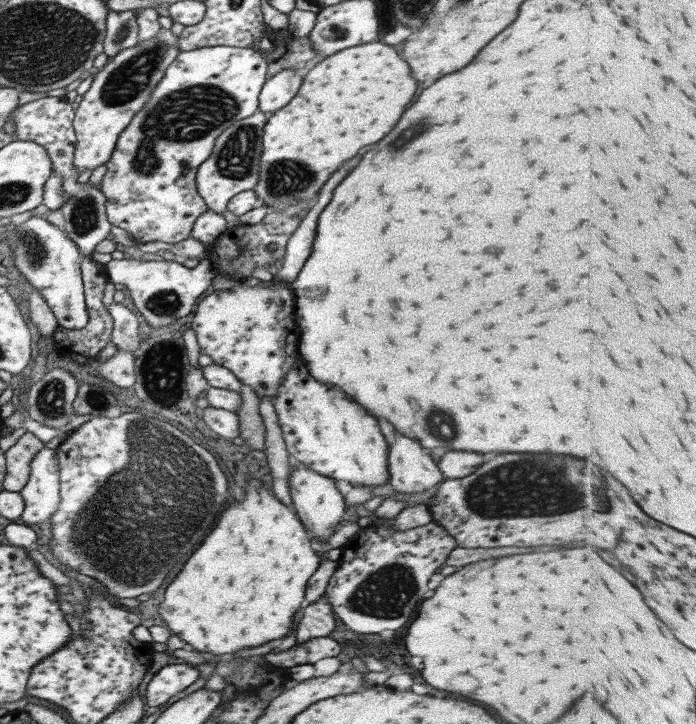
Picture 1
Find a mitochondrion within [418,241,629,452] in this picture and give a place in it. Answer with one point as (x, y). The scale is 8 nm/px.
(442, 412)

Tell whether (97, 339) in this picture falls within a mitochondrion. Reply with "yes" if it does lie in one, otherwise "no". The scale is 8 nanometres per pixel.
no

